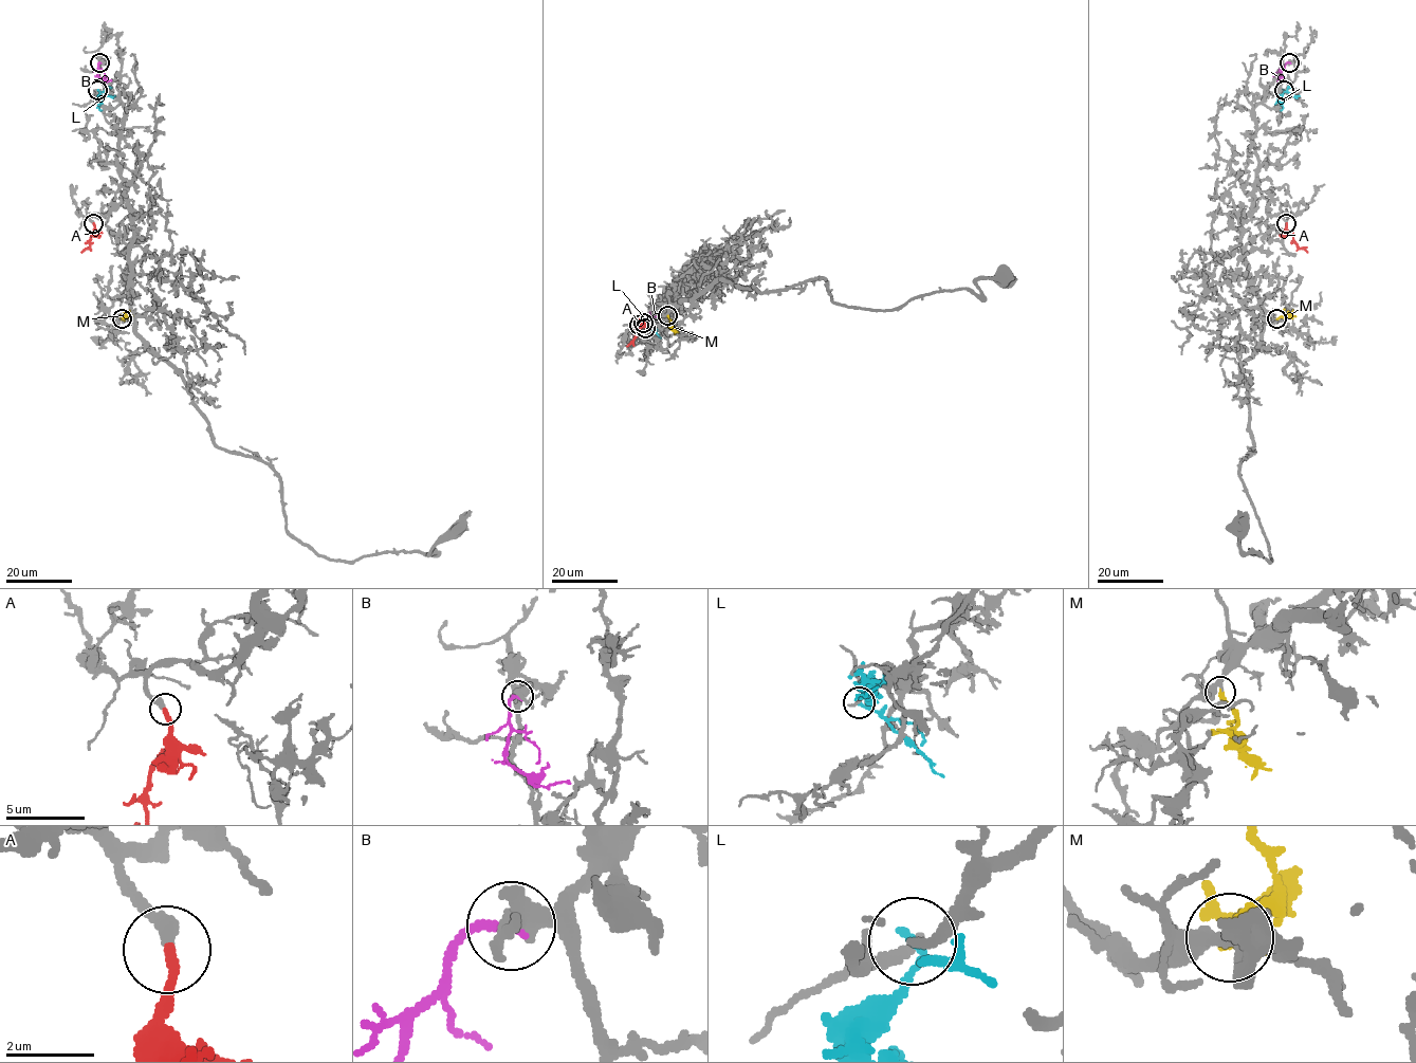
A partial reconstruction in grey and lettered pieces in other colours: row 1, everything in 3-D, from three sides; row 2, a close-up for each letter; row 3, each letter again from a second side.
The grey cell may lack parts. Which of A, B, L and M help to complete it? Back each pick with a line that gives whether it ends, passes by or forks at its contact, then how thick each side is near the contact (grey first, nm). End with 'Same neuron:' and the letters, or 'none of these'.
A: It ends there. Thickness 360 nm (grey) against 260 nm
M: It ends there. Thickness 240 nm (grey) against 240 nm
Same neuron: A, M

